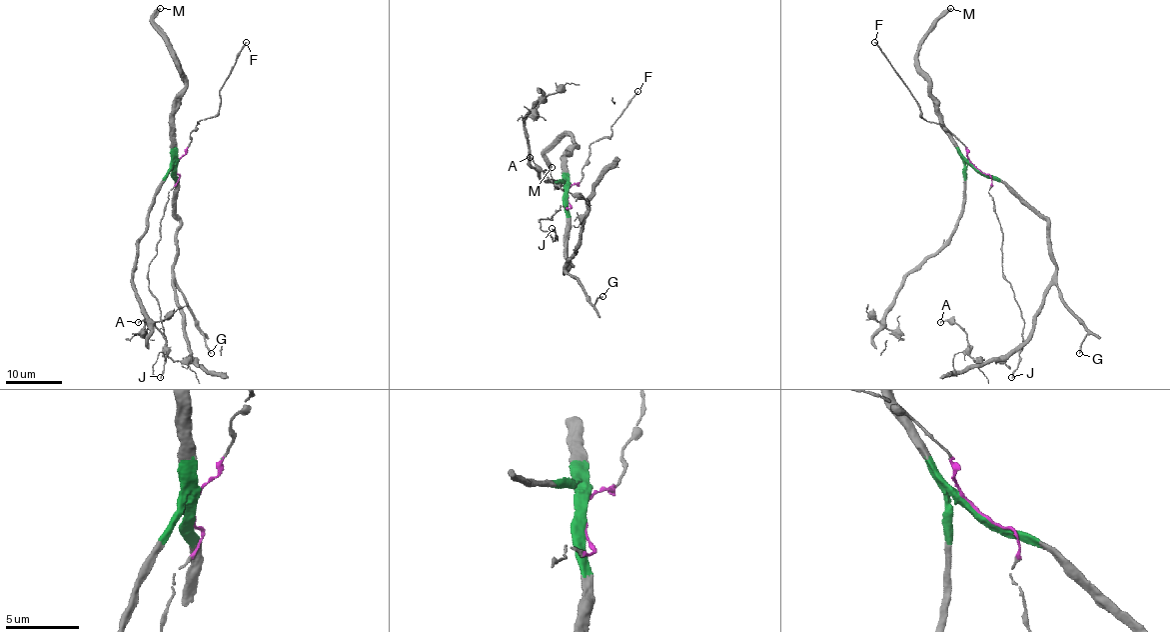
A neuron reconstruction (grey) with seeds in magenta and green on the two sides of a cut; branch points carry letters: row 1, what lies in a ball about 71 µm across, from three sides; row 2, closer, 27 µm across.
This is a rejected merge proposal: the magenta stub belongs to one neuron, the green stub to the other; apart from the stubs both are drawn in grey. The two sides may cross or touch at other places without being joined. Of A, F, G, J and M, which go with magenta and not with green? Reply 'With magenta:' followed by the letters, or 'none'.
With magenta: F, J

